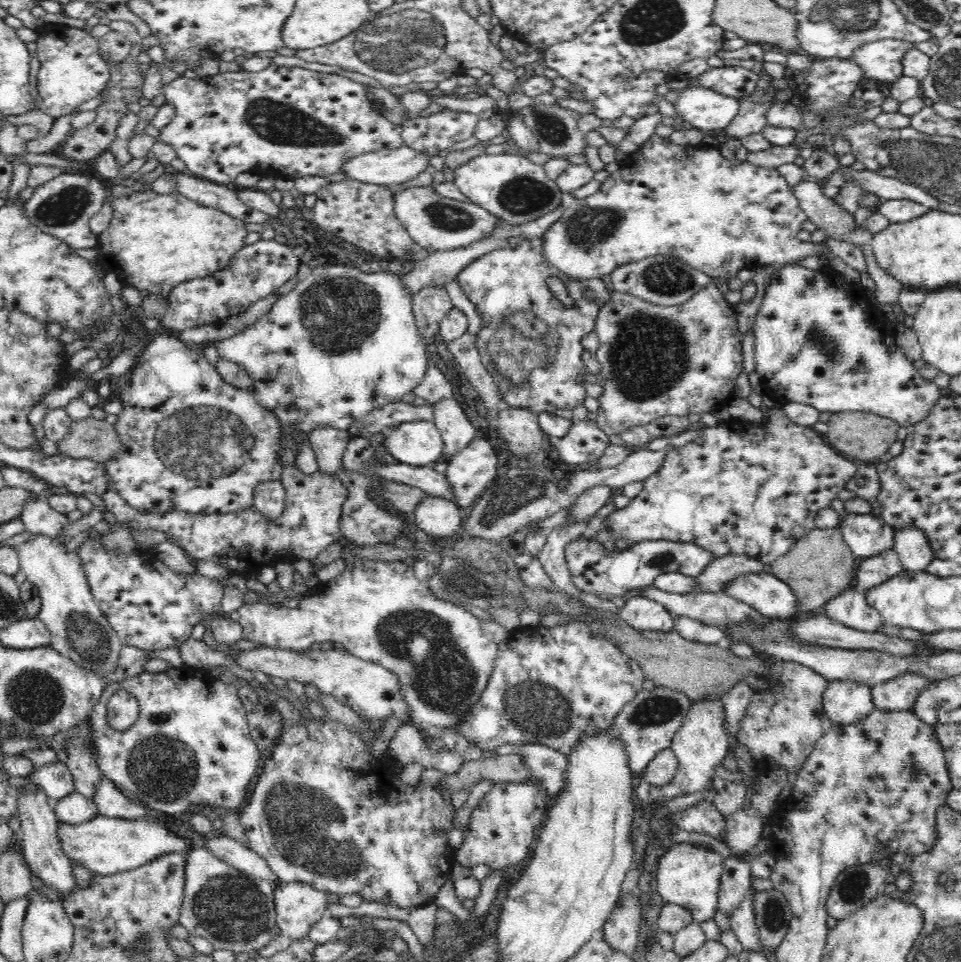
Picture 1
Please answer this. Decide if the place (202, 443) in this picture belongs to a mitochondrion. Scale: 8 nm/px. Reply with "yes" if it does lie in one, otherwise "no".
yes

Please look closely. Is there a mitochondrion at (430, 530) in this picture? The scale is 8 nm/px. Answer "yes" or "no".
no

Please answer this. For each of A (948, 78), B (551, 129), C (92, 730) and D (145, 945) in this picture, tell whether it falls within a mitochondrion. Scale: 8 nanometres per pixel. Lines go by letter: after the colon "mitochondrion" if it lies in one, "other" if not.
A: mitochondrion
B: mitochondrion
C: other
D: mitochondrion

